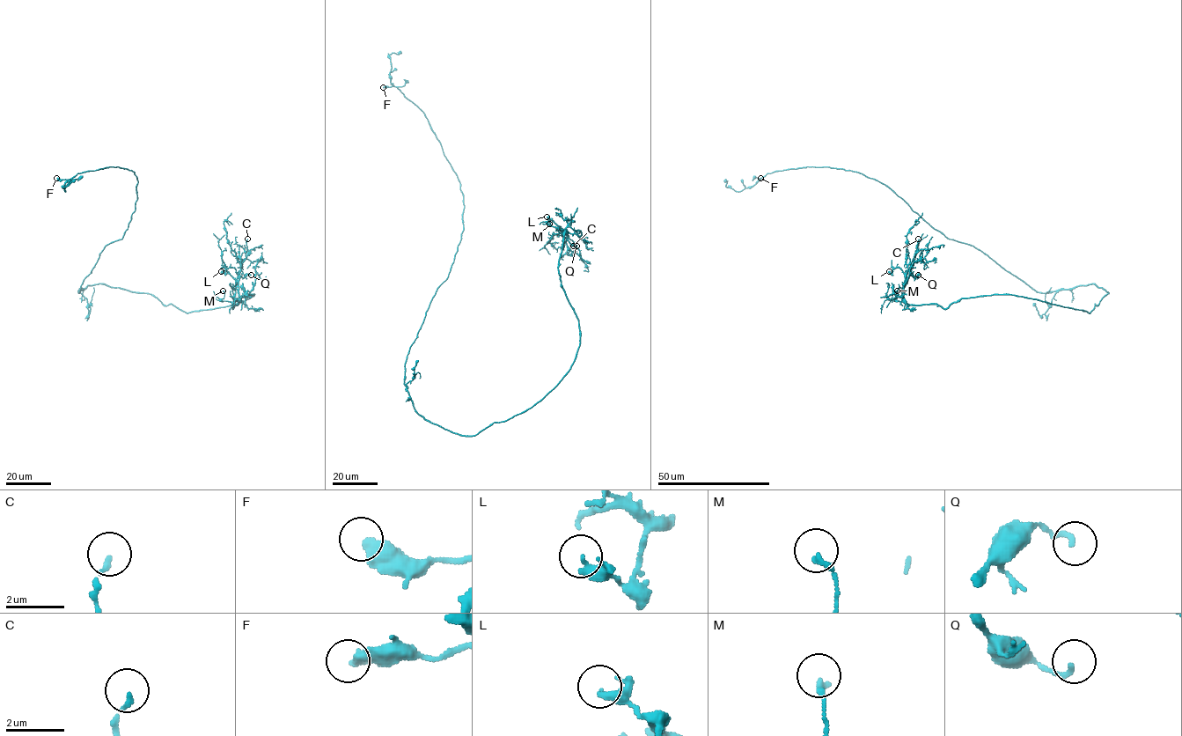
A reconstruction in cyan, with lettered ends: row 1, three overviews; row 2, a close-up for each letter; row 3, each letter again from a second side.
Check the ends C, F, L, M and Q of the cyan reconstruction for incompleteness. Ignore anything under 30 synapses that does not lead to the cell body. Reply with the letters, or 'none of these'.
none of these

